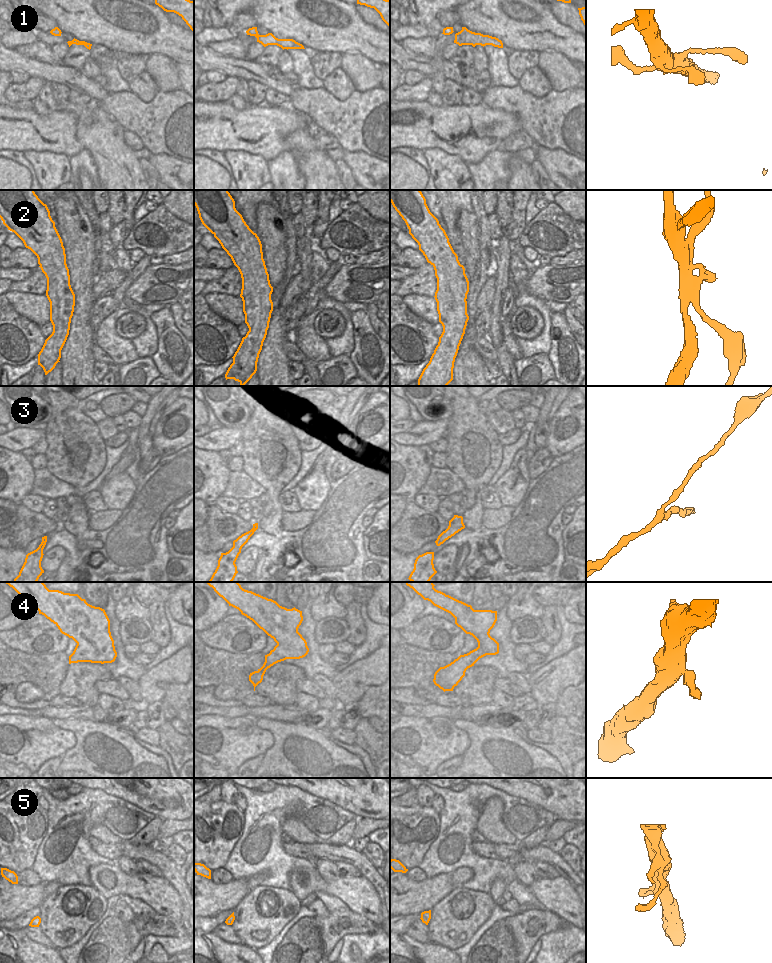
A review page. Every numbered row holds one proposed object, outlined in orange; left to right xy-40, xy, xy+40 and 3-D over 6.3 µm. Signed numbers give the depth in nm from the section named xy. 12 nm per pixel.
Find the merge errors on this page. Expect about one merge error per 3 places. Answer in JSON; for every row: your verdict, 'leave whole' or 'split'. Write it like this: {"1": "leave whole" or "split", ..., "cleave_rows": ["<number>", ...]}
{"1": "leave whole", "2": "split", "3": "leave whole", "4": "leave whole", "5": "leave whole", "cleave_rows": ["2"]}

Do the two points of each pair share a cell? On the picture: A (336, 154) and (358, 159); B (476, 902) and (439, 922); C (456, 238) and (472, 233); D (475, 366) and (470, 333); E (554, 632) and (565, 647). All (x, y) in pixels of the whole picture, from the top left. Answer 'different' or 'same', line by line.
A: different
B: same
C: different
D: same
E: different

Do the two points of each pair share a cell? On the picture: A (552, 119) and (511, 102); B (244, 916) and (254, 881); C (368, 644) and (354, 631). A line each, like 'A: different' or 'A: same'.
A: same
B: different
C: different

